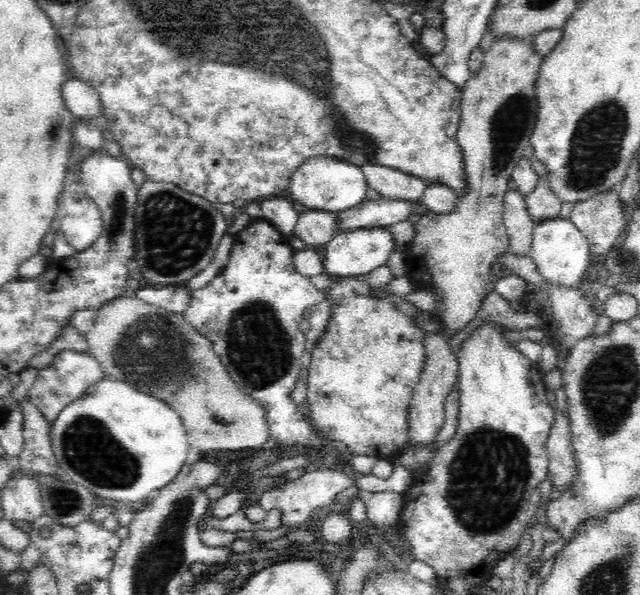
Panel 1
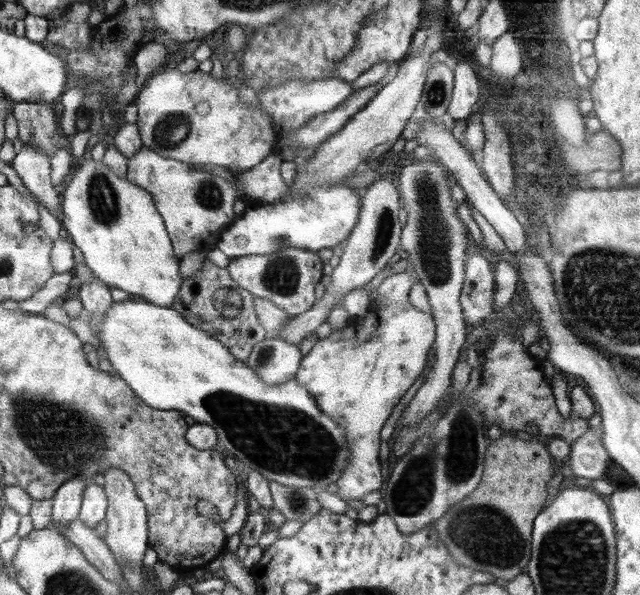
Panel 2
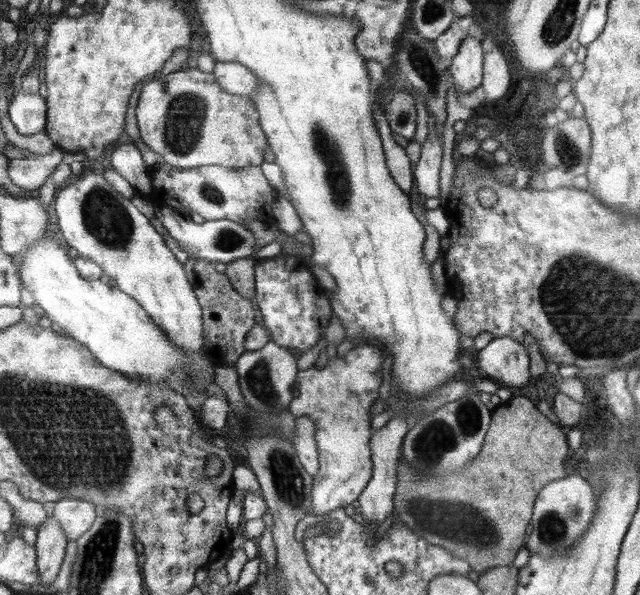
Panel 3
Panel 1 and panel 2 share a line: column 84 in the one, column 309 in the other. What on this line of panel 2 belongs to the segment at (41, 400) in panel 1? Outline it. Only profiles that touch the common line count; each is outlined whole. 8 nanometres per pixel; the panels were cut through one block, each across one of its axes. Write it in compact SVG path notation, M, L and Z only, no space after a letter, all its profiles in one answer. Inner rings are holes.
M407 267L402 273L387 276L377 288L383 307L368 311L364 318L352 318L348 326L340 332L332 332L328 338L318 339L308 355L302 358L295 379L325 415L328 415L336 424L345 430L346 440L351 455L348 467L335 482L338 486L337 496L344 500L362 500L368 492L384 487L386 472L379 460L380 430L392 409L408 392L408 389L420 376L435 342L435 323L433 315L424 313L414 307L408 299L408 293L414 282L419 282L413 268Z

